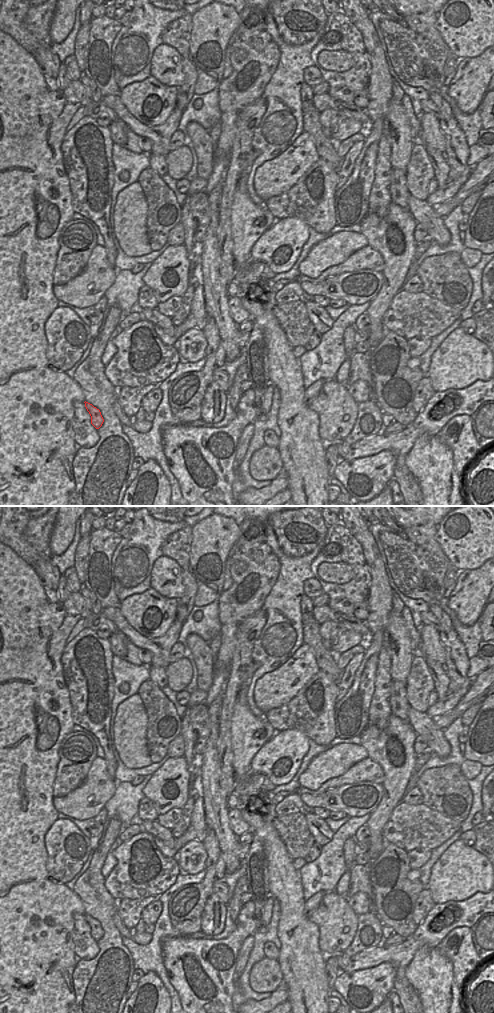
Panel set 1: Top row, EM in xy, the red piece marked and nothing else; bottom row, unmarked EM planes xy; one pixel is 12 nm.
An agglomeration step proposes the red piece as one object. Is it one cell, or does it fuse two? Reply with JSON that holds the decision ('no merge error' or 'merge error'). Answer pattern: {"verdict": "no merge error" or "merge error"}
{"verdict": "no merge error"}

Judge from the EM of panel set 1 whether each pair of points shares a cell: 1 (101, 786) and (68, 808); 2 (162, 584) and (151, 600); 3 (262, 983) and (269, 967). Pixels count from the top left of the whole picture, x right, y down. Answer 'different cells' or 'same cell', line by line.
1: same cell
2: different cells
3: same cell

